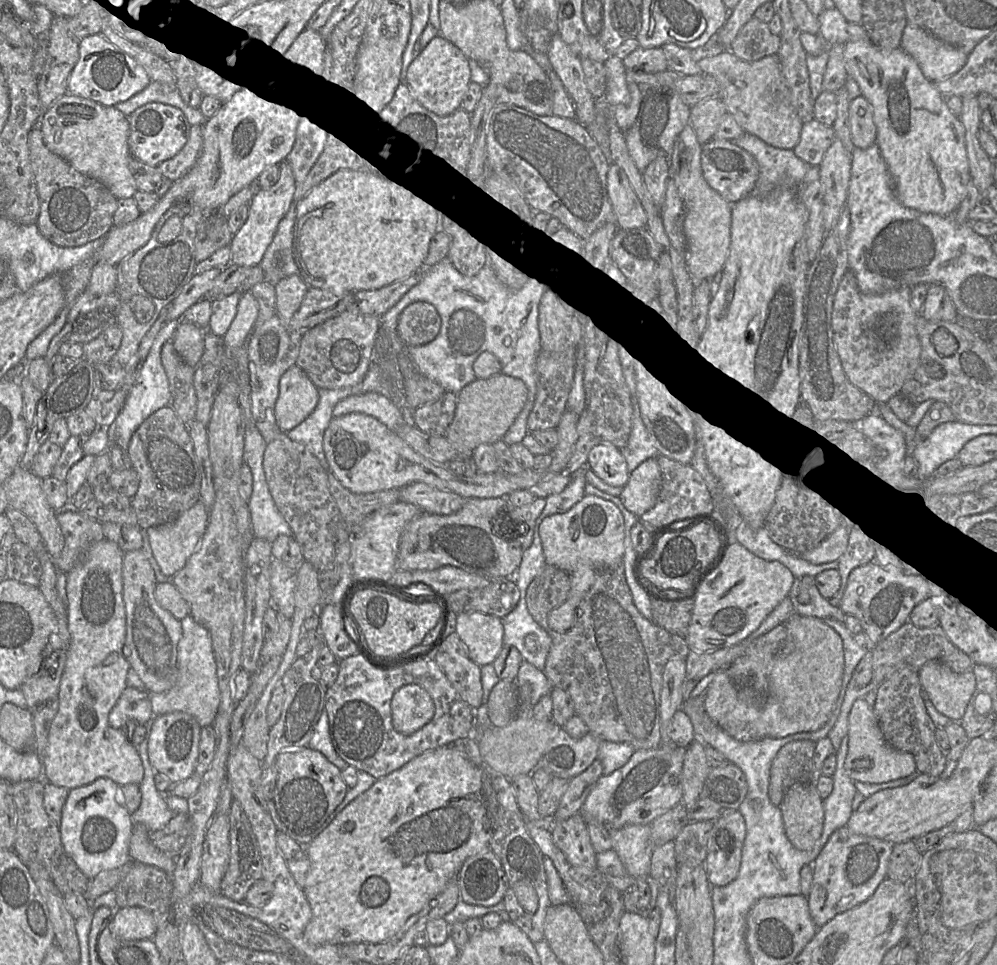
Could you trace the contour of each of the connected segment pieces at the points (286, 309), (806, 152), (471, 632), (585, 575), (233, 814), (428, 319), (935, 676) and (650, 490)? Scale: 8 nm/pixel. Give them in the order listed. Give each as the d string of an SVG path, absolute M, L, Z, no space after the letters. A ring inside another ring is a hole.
M300 274L281 279L276 285L276 314L289 329L289 323L299 310L309 289Z
M813 119L803 124L799 142L793 151L810 167L819 166L835 138L832 126L823 125Z
M481 612L457 614L455 631L479 666L492 664L503 648L501 618Z
M585 495L567 512L544 518L539 526L539 535L546 564L567 572L571 579L567 600L548 615L550 629L565 633L573 626L577 606L593 586L598 571L623 562L624 518L611 501Z
M232 800L228 813L229 820L229 863L220 885L220 893L235 901L244 902L249 888L262 879L262 860L256 836L251 824L237 800Z
M416 301L400 314L397 334L406 347L424 345L436 338L441 324L441 316L434 305Z
M931 660L919 669L919 678L935 708L952 721L961 721L976 687L974 672L955 672Z
M656 458L646 459L629 474L619 498L622 504L639 518L655 506L661 481L661 471Z

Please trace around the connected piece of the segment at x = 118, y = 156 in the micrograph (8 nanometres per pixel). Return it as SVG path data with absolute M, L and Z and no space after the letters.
M67 91L44 112L39 126L42 130L44 143L51 152L67 161L80 173L103 183L117 199L134 197L138 189L129 169L131 159L134 158L128 145L130 125L128 116L115 106L105 106Z

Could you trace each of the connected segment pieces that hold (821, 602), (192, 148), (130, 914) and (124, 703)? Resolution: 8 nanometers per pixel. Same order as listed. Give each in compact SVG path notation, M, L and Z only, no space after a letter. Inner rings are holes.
M795 578L789 592L789 598L791 599L793 607L797 614L816 617L822 620L825 618L832 618L844 623L846 614L841 610L840 607L831 605L829 600L820 594L815 584L811 585L808 589L810 602L807 604L799 603L797 596L799 592L800 582L801 578Z
M192 125L190 135L184 147L171 159L160 163L157 168L172 182L185 176L194 166L202 148L202 125Z
M138 906L118 907L110 923L112 936L120 940L152 939L156 929L152 914Z
M127 686L108 715L109 725L121 729L128 721L144 724L153 716L150 693Z

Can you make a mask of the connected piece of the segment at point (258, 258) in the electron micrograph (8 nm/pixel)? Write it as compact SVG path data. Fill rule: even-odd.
M282 161L279 164L279 169L280 174L277 183L268 189L261 189L256 195L253 195L249 203L248 218L239 231L234 234L230 243L231 264L247 267L259 265L273 240L280 220L288 212L294 200L297 183L287 161Z

